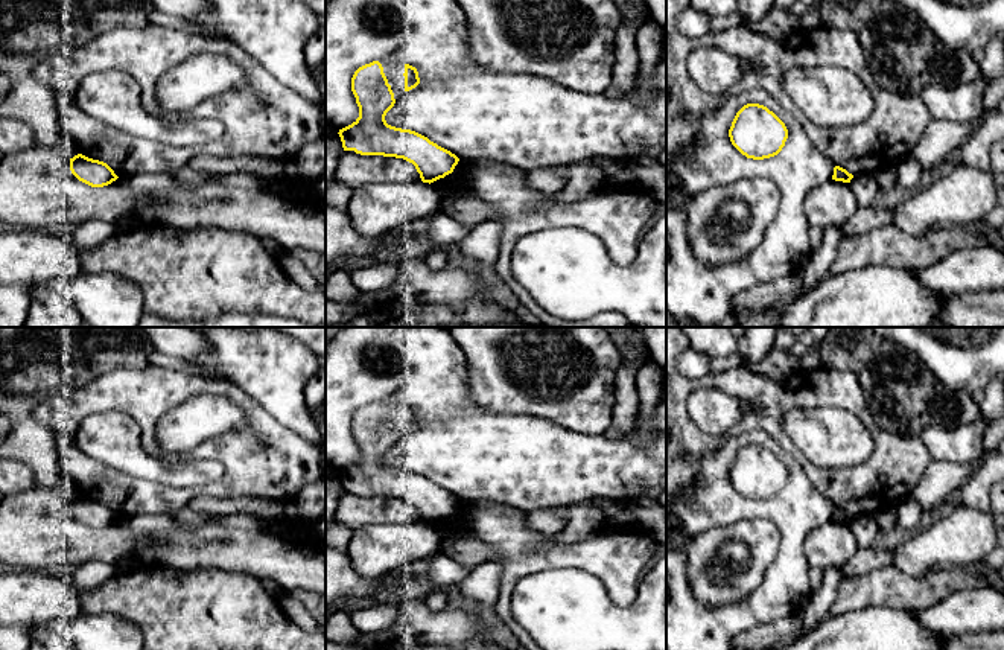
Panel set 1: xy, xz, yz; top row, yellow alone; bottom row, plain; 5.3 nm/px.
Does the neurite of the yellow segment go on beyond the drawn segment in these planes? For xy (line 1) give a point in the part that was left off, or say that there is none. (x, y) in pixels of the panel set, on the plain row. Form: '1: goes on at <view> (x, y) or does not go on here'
1: does not go on here

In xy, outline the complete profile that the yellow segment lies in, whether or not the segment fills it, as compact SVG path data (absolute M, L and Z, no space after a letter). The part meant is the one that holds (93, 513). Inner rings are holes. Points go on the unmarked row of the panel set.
M82 495L70 499L70 511L79 522L91 528L103 528L119 519L106 504L88 499Z

